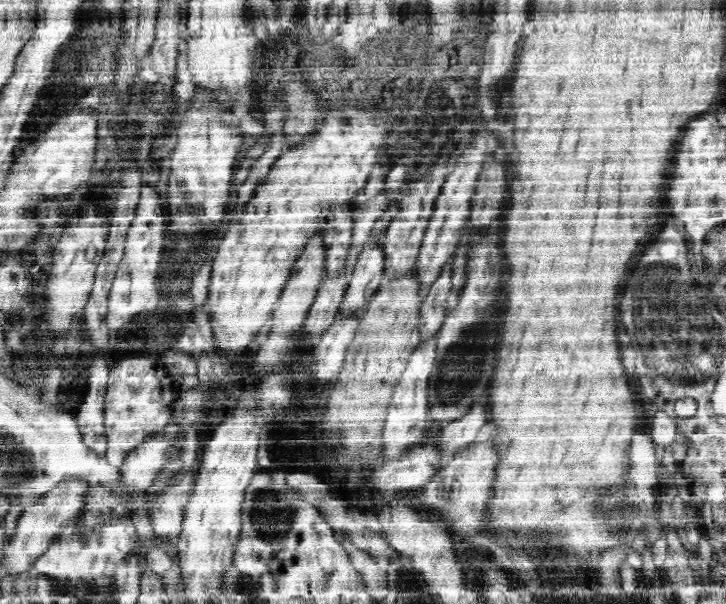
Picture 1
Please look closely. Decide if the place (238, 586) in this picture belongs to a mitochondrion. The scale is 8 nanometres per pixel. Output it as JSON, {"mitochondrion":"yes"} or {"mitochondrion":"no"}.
{"mitochondrion":"yes"}

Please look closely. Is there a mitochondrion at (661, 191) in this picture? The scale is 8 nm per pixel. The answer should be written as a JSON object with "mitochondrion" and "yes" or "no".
{"mitochondrion":"no"}

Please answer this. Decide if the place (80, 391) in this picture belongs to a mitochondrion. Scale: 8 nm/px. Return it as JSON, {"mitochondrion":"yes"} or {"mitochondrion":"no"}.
{"mitochondrion":"no"}

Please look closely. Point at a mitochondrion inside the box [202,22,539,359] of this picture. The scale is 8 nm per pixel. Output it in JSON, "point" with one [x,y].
{"point":[414,147]}

